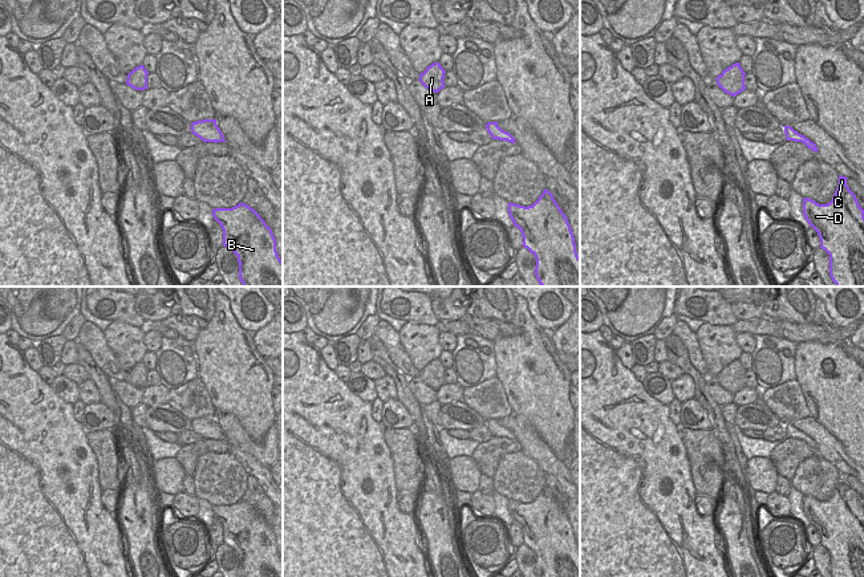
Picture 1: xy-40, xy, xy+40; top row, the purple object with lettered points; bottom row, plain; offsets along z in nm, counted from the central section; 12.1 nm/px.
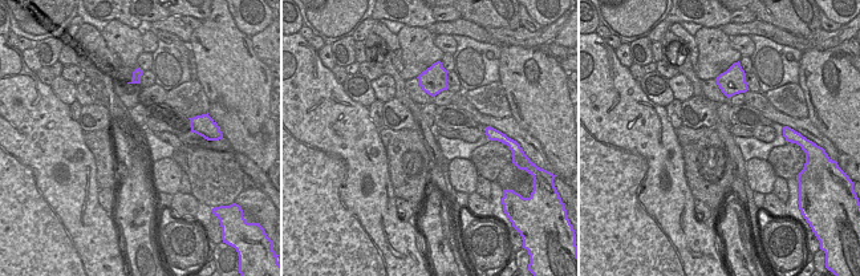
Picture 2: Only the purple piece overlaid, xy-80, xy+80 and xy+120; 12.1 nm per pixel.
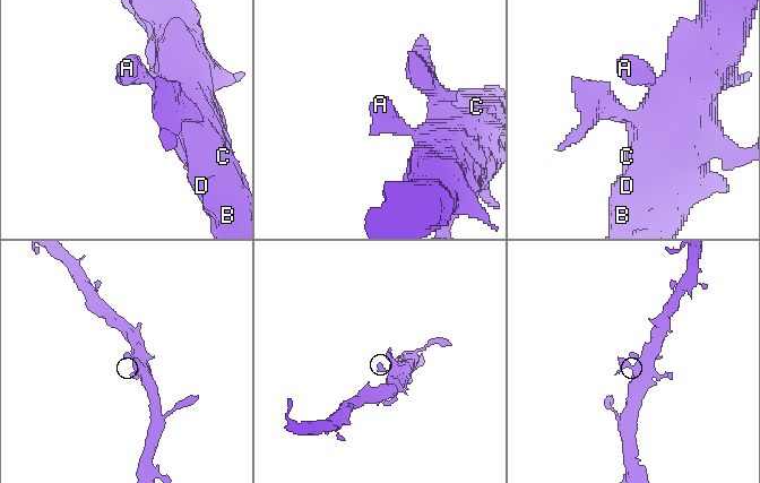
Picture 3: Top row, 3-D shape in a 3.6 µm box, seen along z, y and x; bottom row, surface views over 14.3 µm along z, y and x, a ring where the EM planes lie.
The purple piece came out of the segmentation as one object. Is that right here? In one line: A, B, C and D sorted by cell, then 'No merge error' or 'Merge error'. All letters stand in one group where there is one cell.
Groups: A B C D. No merge error.

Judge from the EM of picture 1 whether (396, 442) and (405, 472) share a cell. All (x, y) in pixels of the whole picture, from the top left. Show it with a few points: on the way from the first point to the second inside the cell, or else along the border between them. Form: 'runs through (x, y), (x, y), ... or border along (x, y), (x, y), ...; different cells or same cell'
runs through (404, 450), (405, 464); same cell

